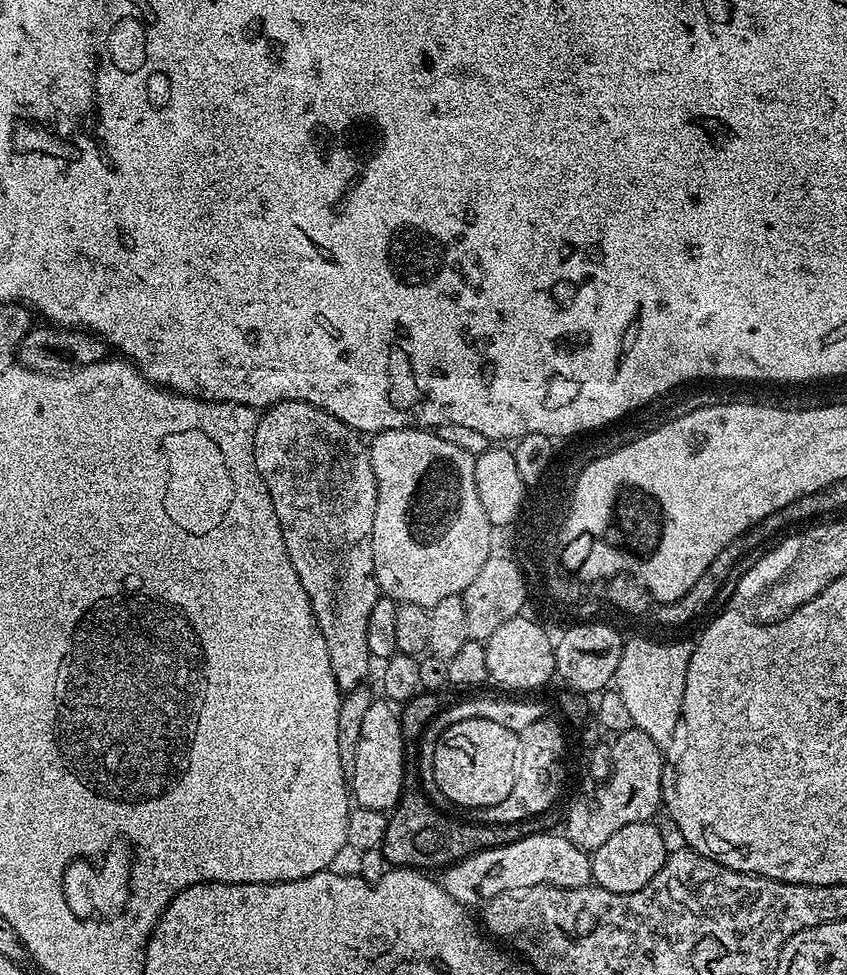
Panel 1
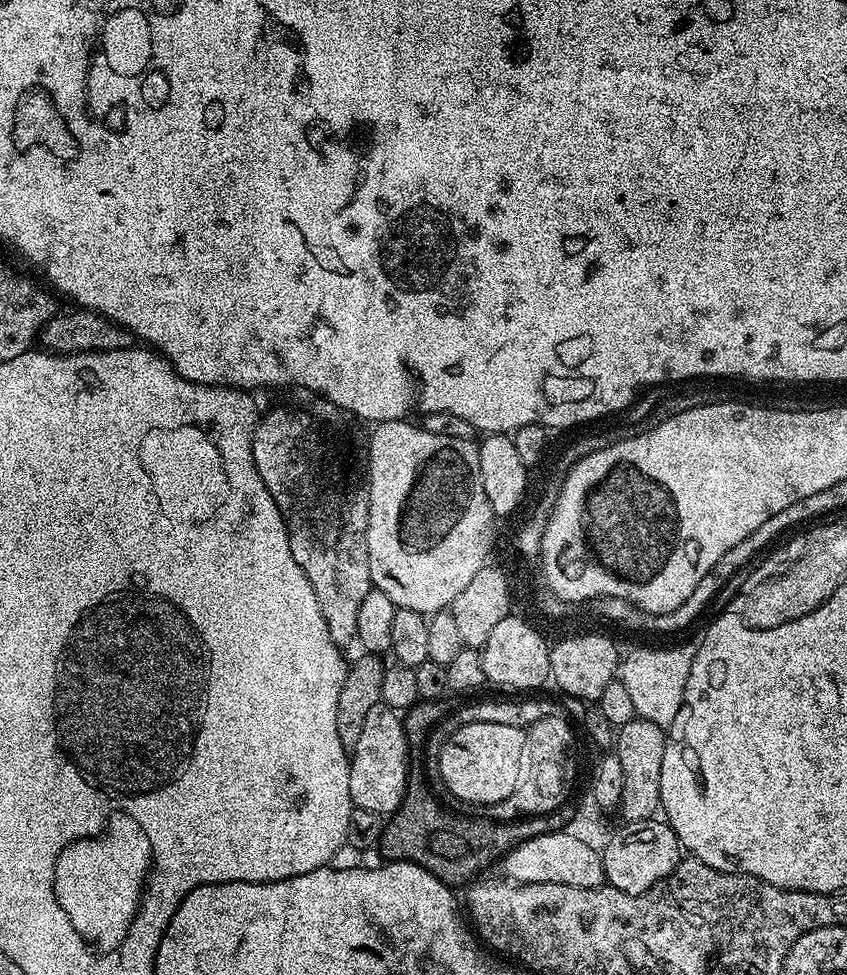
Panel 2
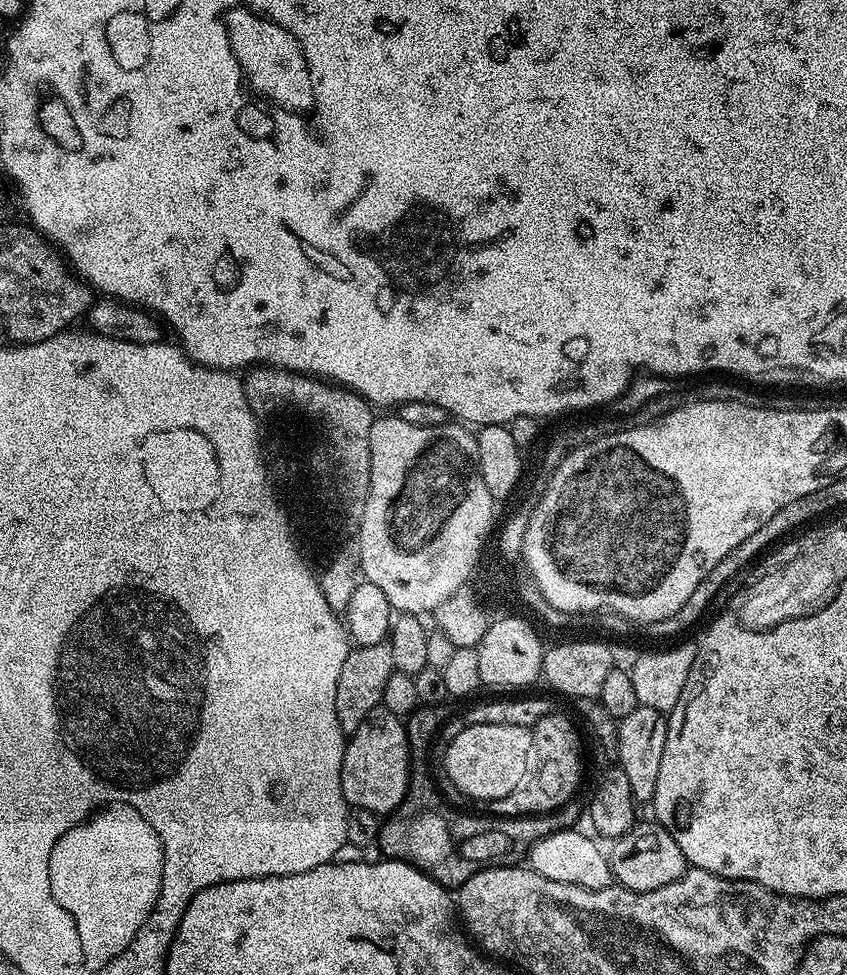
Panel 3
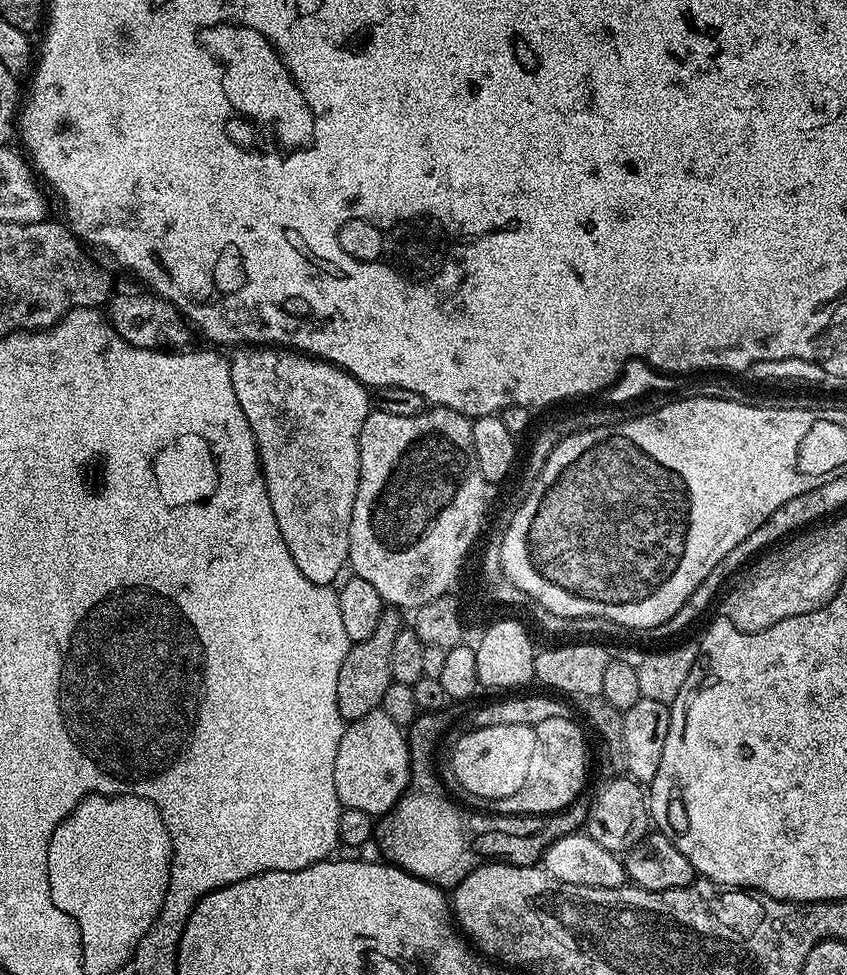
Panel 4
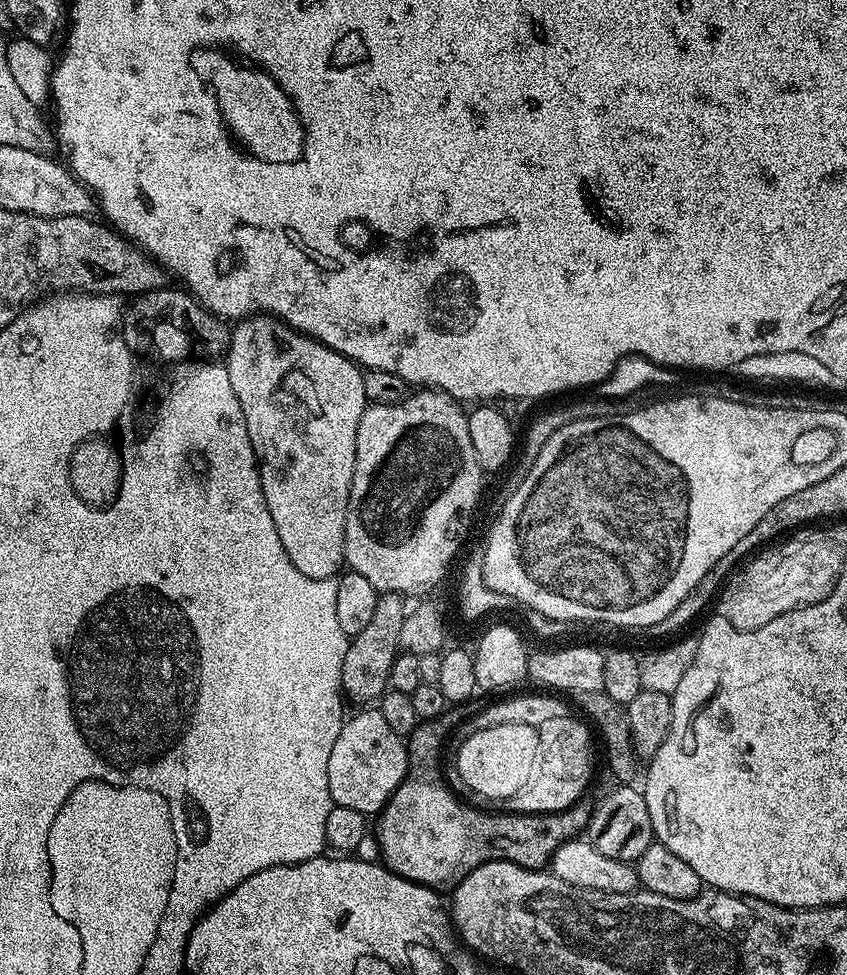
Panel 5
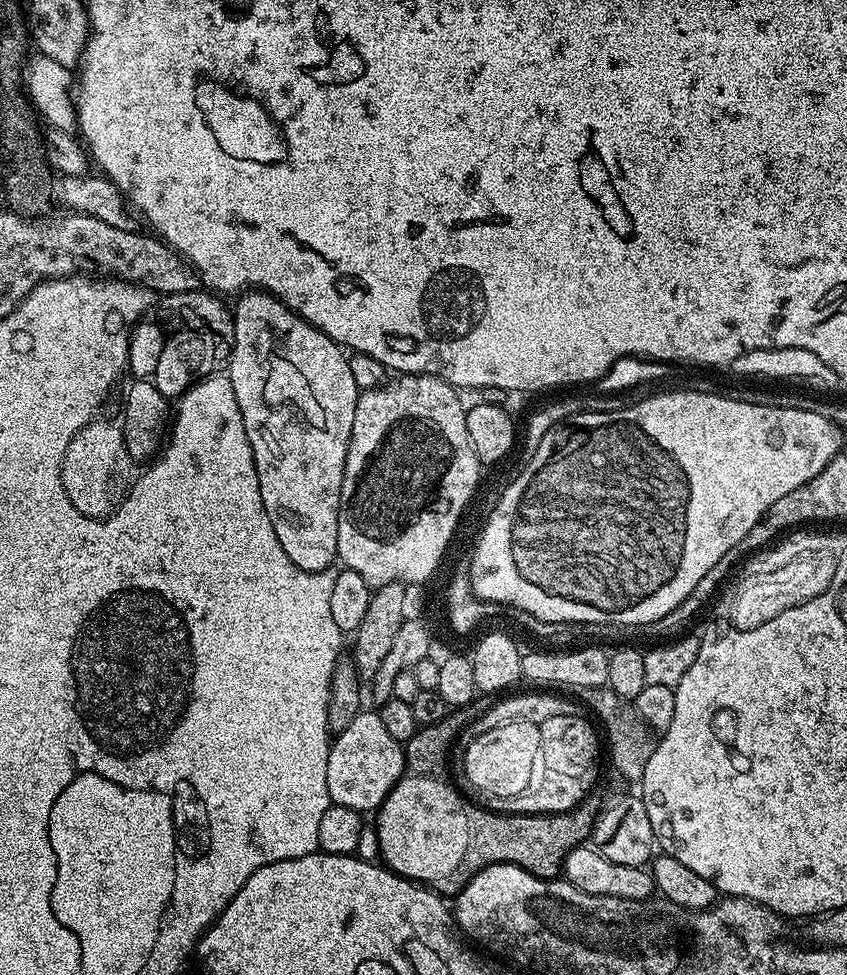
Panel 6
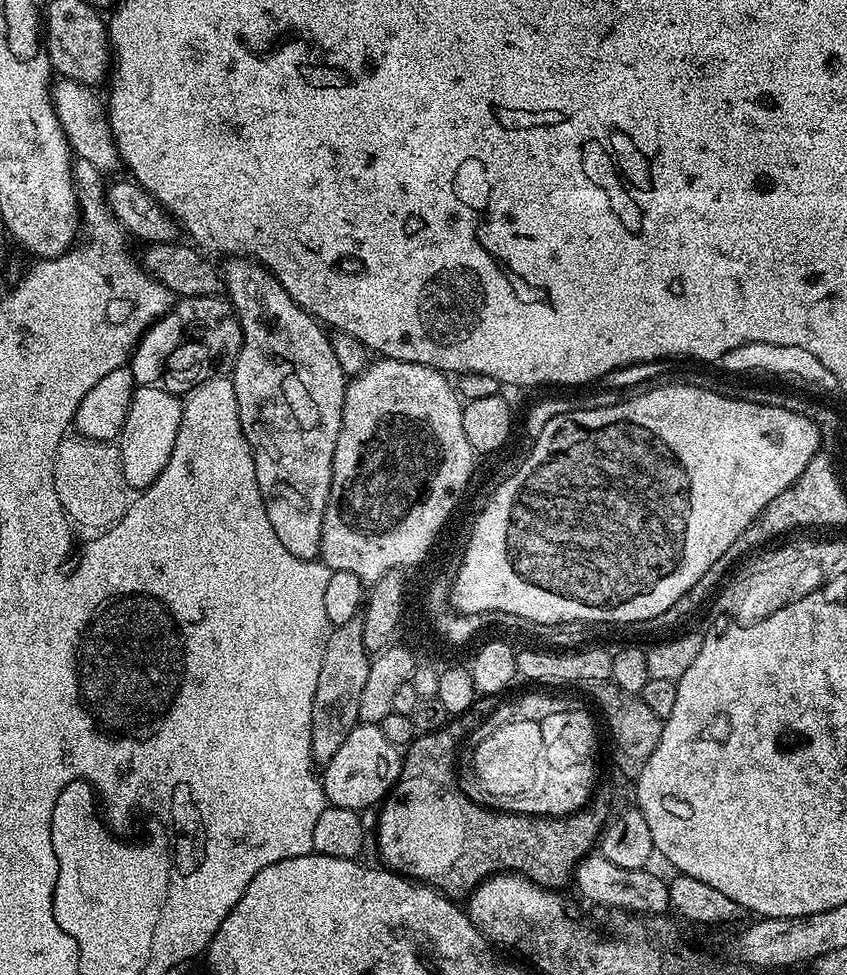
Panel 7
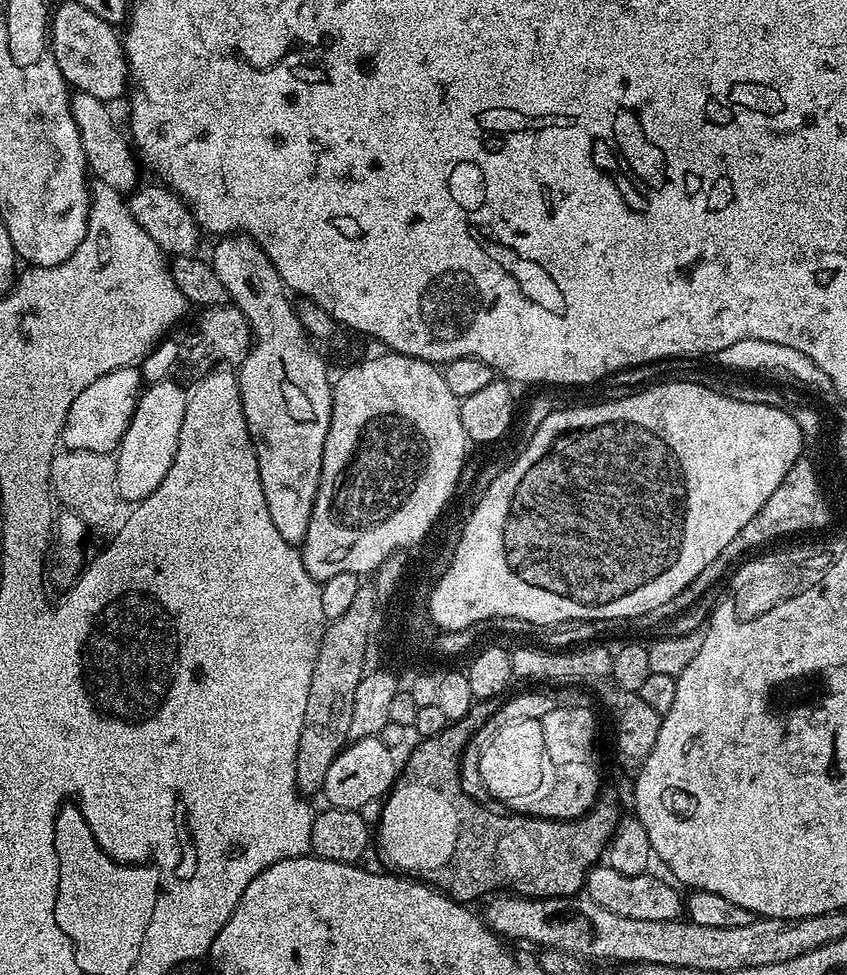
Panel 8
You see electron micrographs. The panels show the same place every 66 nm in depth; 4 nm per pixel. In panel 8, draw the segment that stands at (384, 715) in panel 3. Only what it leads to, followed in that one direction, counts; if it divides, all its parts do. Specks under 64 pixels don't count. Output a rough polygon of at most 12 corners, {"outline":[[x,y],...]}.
{"outline":[[380,736],[351,741],[330,763],[322,796],[364,810],[398,779]]}

